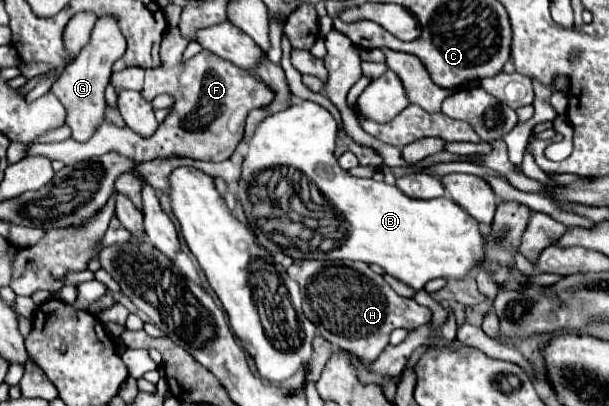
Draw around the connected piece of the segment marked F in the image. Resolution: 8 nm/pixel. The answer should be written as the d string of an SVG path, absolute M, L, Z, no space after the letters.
M169 27L163 35L161 43L161 57L163 65L157 69L145 71L145 85L143 85L143 99L153 101L157 95L171 95L175 103L171 105L165 121L159 125L155 135L143 139L131 129L119 129L111 123L101 123L95 135L79 143L75 139L65 139L61 143L41 145L31 143L27 147L29 155L43 155L51 161L61 161L65 165L81 163L95 155L105 155L107 151L121 151L121 155L131 157L135 163L143 163L155 157L191 157L201 161L225 161L235 151L237 143L243 137L245 117L251 109L265 107L273 99L273 91L257 77L249 75L247 71L227 63L227 59L219 59L219 55L211 55L211 51L203 49L199 55L189 59L185 65L181 61L181 53L185 51L185 39L179 35L177 27Z

